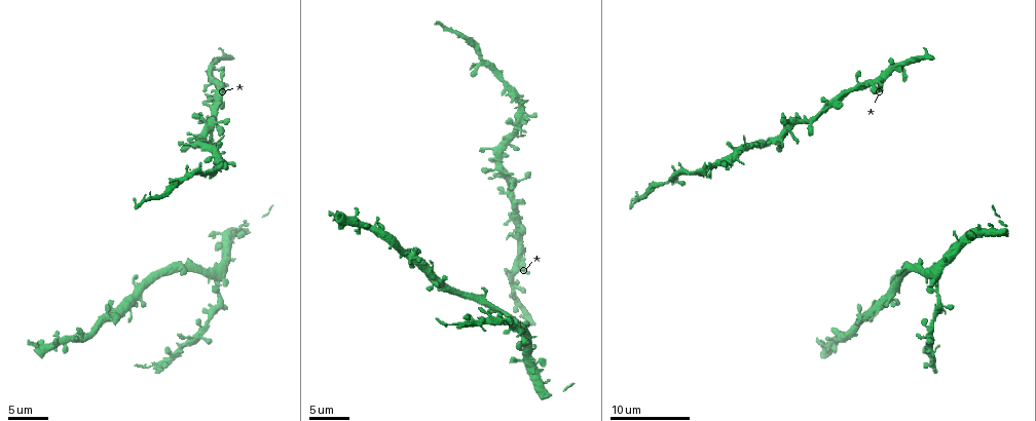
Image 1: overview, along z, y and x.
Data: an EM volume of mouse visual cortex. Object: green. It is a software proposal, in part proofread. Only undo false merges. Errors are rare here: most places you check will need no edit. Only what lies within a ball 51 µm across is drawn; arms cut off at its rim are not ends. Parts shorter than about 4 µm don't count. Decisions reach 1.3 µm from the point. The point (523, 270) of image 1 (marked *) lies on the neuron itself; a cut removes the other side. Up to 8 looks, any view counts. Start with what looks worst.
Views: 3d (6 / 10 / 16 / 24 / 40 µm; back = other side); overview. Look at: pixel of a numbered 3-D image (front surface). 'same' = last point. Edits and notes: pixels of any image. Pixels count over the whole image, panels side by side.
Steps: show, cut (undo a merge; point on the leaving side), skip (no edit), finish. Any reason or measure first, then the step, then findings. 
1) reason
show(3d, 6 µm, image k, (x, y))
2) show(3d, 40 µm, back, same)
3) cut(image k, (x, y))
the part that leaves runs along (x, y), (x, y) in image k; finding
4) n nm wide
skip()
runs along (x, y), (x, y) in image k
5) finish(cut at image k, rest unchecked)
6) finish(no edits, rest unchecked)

thin arm on a thick one
show(3d, 10 µm, image 1, (217, 278))

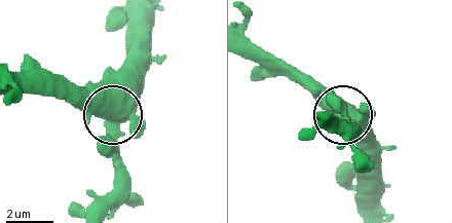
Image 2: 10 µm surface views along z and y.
side arm 18 µm
skip()
continuous, no second neuron

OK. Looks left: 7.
show(3d, 16 µm, image 1, (525, 356))

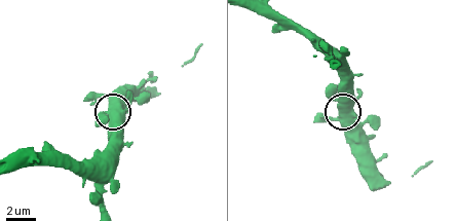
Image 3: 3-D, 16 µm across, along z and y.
side arm 11 µm
skip()
one neuron here

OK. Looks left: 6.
sudden change in width
show(3d, 10 µm, image 1, (188, 175))

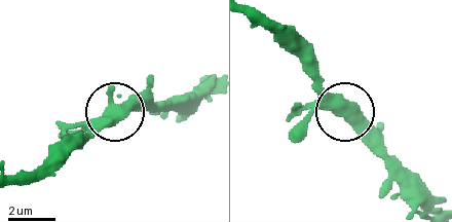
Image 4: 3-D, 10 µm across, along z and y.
skip()
all the same neuron

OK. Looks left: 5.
show(3d, 10 µm, image 1, (215, 82))

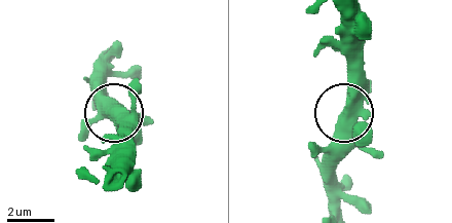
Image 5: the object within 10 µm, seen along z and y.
740 nm wide
skip()
runs along (366, 145), (361, 128), (344, 115), (337, 180) in image 5; continuous, no second neuron

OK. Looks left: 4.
finish(no edits, rest unchecked)

